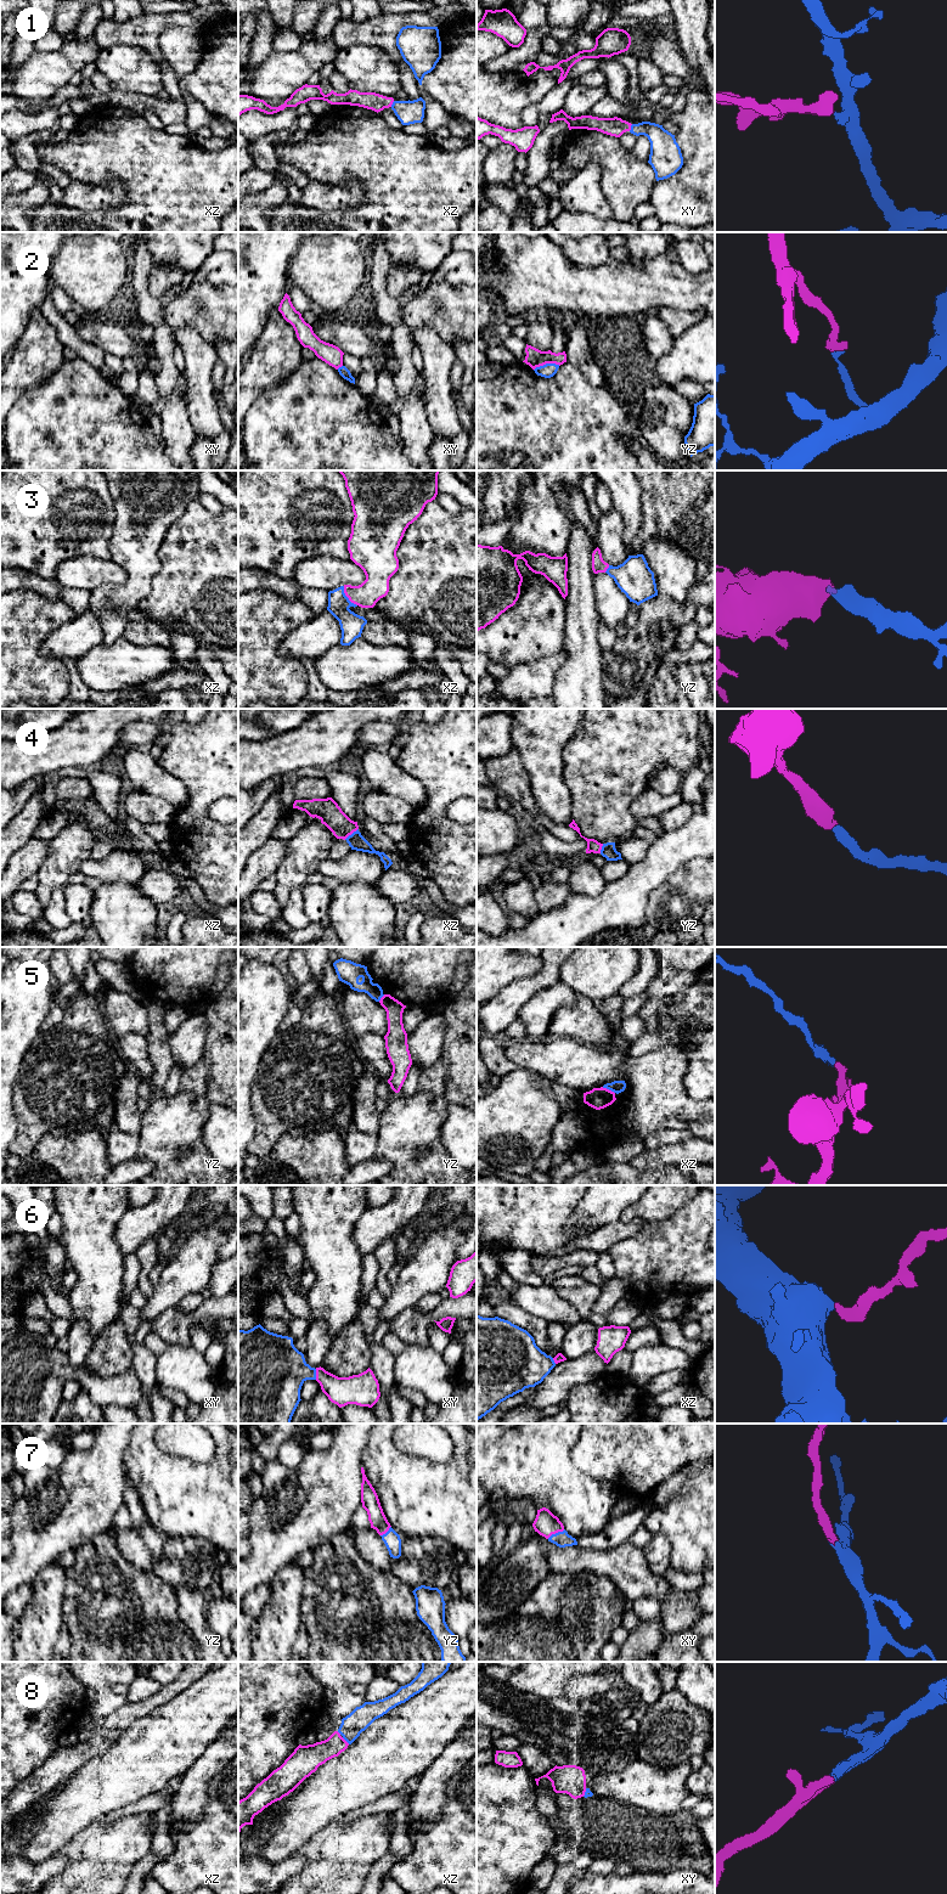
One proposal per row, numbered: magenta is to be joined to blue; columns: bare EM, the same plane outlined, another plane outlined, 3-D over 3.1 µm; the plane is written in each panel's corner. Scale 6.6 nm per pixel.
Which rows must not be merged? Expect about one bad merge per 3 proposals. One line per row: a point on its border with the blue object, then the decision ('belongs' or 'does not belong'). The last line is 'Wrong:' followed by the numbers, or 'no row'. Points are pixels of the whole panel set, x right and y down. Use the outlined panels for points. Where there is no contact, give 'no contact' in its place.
1: contact xy (631, 128); belongs
2: contact yz (546, 364); does not belong
3: contact xz (347, 597); belongs
4: contact xz (351, 834); belongs
5: contact xz (608, 1088); does not belong
6: contact xy (315, 1374); belongs
7: contact xy (556, 1533); belongs
8: contact xz (345, 1740); belongs
Wrong: 2, 5

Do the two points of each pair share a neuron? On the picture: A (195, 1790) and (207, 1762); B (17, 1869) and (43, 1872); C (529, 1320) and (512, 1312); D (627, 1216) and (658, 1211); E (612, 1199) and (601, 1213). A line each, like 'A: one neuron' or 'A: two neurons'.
A: one neuron
B: one neuron
C: one neuron
D: one neuron
E: one neuron

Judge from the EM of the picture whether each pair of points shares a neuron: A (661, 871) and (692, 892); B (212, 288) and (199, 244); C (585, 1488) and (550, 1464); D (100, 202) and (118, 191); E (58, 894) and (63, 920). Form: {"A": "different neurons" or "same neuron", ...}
{"A": "different neurons", "B": "different neurons", "C": "same neuron", "D": "same neuron", "E": "same neuron"}

